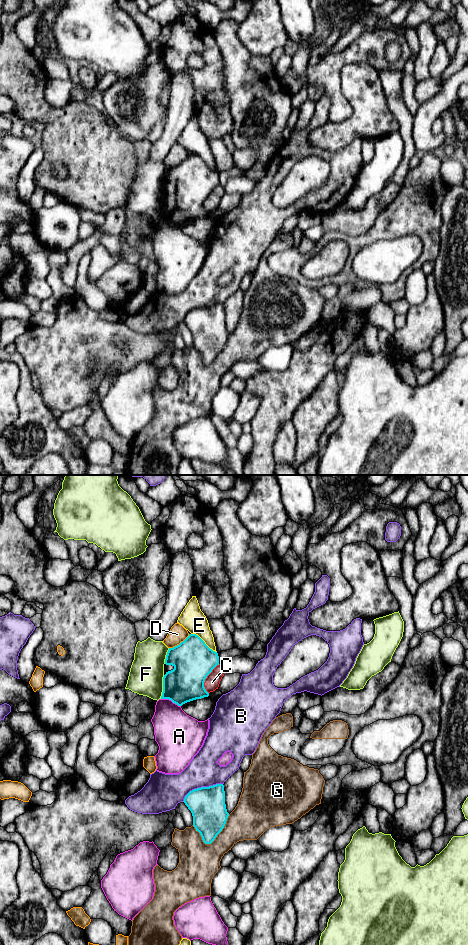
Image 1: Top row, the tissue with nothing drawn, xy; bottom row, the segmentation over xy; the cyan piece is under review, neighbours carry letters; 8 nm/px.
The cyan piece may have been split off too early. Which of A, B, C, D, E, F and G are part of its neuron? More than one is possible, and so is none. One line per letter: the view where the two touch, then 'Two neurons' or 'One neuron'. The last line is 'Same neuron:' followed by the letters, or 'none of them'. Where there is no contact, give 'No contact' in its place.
A: Touches cyan in xy. Two neurons
B: Touches cyan in xy. Two neurons
C: Touches cyan in xy. Two neurons
D: Touches cyan in xy. Two neurons
E: Touches cyan in xy. Two neurons
F: Touches cyan in xy. Two neurons
G: Touches cyan in xy. Two neurons
Same neuron: none of them

